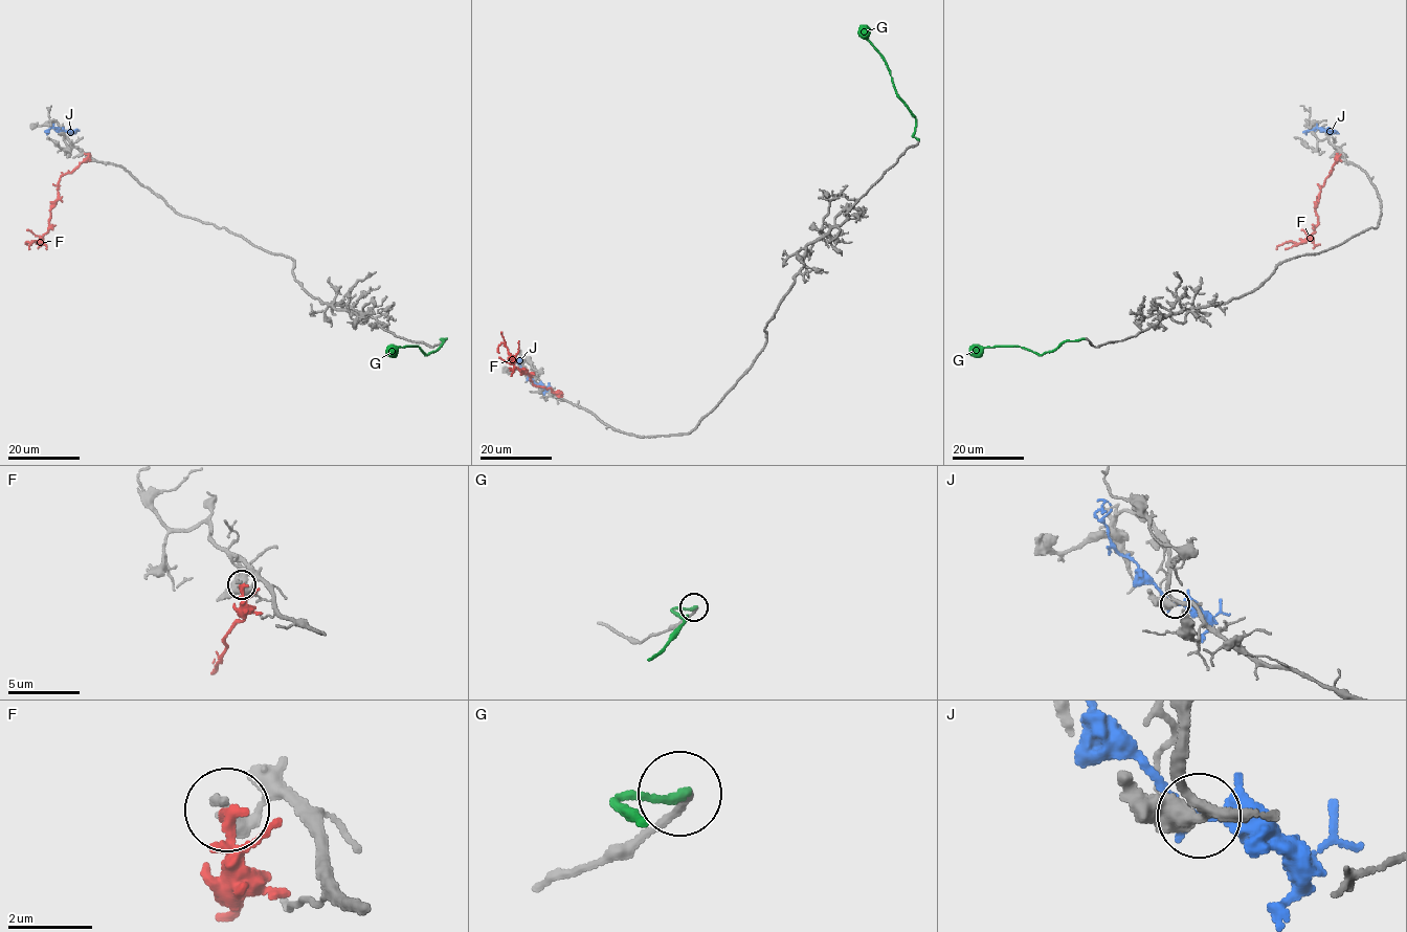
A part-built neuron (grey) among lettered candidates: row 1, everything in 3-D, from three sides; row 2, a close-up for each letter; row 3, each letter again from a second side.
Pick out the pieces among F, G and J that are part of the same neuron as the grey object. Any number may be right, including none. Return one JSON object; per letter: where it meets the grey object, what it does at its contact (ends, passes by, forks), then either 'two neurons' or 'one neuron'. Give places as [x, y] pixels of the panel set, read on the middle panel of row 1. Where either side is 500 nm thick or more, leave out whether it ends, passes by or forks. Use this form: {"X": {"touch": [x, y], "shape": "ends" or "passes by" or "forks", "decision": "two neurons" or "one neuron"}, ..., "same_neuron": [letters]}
{"F": {"touch": [560, 392], "shape": "forks", "decision": "two neurons"}, "G": {"touch": [918, 139], "shape": "ends", "decision": "one neuron"}, "J": {"touch": [537, 384], "shape": "forks", "decision": "two neurons"}, "same_neuron": ["G"]}

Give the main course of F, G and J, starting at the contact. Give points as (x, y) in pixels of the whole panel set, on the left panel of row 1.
F: (89, 153), (77, 167), (59, 179), (59, 199), (50, 211), (47, 231), (39, 244), (34, 241), (29, 249)
G: (446, 338), (428, 354), (417, 346), (395, 348), (388, 353)
J: (65, 131), (51, 128), (46, 132)

